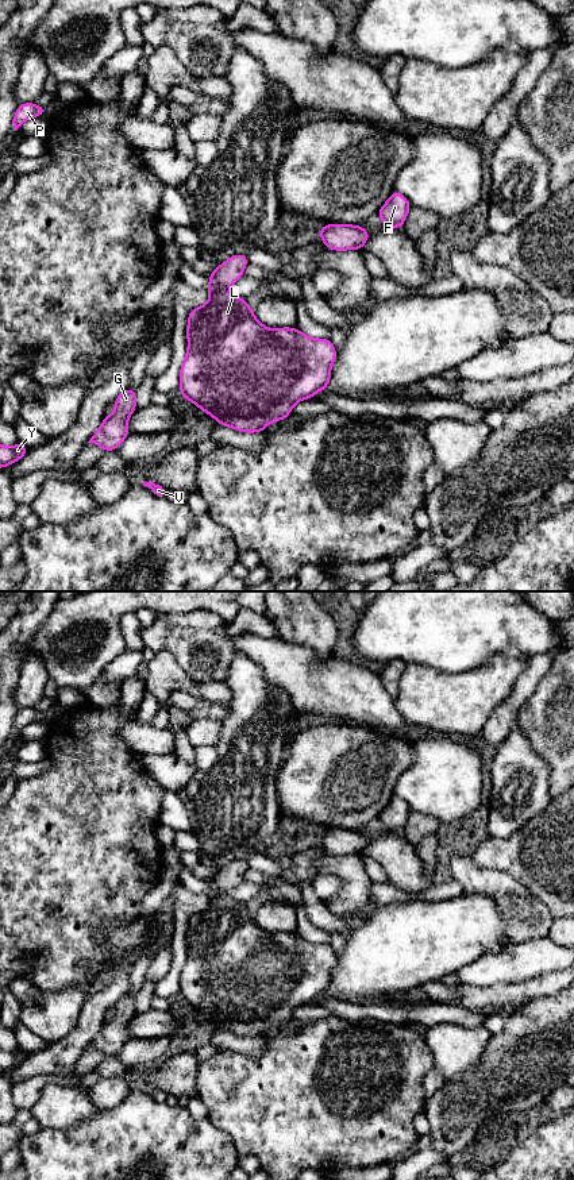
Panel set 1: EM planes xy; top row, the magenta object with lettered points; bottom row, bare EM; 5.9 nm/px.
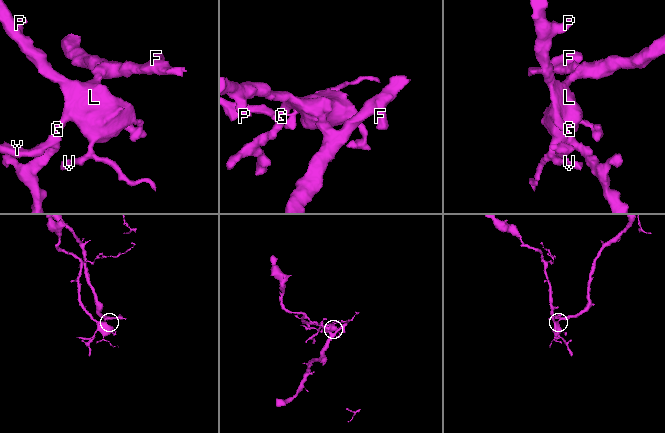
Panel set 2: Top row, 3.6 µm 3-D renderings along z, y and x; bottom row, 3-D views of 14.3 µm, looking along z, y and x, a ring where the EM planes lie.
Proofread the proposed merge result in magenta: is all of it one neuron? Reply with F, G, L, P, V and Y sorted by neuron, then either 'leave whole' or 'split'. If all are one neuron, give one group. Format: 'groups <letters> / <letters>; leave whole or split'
groups F G L P V Y; leave whole

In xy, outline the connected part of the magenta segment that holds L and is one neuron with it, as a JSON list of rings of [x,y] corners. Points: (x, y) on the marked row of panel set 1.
[[[246,254],[232,255],[223,265],[217,265],[208,277],[209,301],[203,306],[190,309],[186,328],[188,352],[180,370],[180,393],[201,408],[205,414],[211,414],[219,425],[242,432],[263,433],[267,424],[288,417],[296,402],[312,398],[317,392],[328,387],[336,350],[330,339],[309,338],[296,327],[269,329],[261,324],[247,302],[227,290],[230,284],[243,277],[243,269],[247,265]]]

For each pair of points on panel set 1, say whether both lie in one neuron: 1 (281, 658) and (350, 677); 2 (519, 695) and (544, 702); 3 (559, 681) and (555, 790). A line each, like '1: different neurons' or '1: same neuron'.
1: same neuron
2: different neurons
3: same neuron

